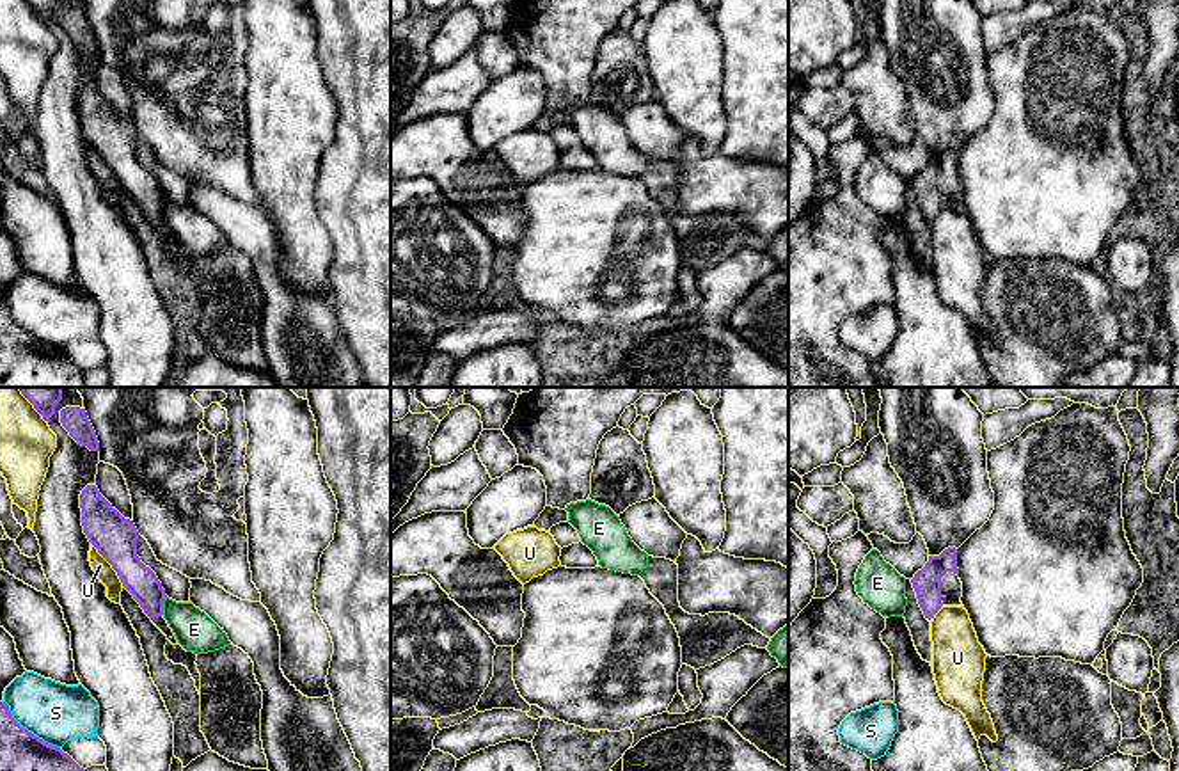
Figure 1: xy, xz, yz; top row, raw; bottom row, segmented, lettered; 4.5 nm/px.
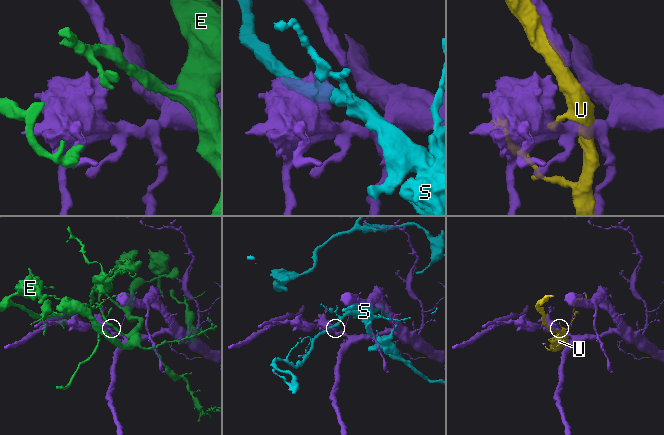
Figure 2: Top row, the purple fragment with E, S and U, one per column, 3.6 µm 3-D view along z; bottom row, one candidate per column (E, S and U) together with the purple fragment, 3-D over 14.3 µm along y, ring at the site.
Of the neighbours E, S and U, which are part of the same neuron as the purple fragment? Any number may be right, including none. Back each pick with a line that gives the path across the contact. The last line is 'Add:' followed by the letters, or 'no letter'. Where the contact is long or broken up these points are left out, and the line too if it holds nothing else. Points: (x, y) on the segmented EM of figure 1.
Add: no letter

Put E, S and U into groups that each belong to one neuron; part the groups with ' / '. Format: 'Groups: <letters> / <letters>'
Groups: E / S / U

